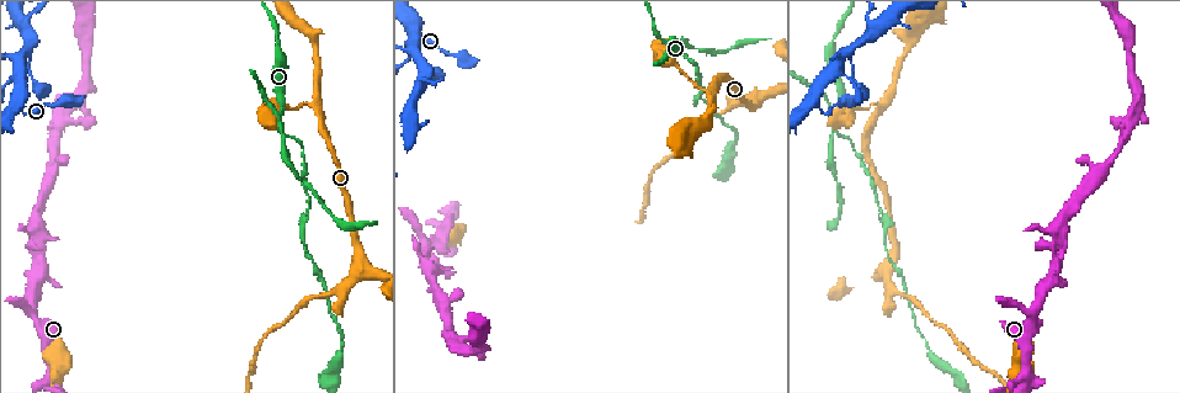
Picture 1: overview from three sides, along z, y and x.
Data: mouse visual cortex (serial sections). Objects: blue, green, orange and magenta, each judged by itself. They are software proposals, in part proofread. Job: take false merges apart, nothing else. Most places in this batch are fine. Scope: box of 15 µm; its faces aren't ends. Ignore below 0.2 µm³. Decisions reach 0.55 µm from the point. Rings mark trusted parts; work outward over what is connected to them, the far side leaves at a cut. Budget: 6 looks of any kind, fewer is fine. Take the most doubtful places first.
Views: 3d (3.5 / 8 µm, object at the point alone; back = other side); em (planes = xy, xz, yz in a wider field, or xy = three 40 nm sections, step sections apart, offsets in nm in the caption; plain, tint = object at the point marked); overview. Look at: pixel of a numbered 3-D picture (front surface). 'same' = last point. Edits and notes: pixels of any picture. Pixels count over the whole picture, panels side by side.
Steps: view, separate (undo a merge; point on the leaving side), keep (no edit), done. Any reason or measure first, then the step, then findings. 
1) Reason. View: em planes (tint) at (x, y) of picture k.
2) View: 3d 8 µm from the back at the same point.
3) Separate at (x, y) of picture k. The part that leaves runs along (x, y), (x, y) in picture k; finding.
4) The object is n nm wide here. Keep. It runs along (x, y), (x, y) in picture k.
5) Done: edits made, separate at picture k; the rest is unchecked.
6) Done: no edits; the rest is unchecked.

Sharp bend. View: 3d 3.5 µm at (713, 93) of picture 1.

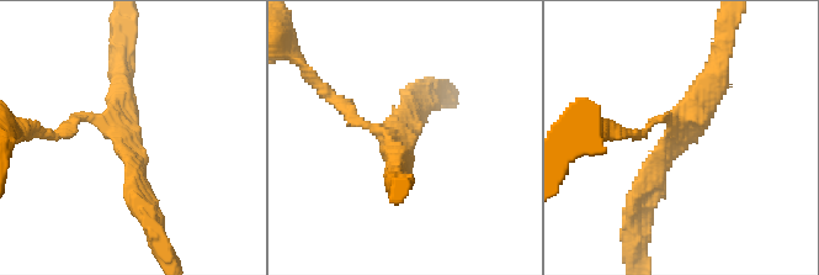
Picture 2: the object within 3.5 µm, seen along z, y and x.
3 arms meet here; the arms are 150, 250, 300 nm wide. View: em xy step 5 (tint) at (127, 136) of picture 2.

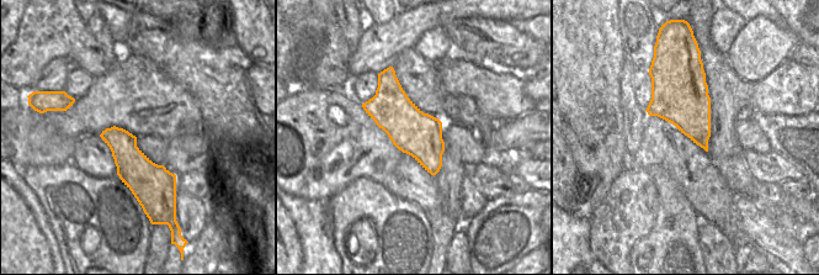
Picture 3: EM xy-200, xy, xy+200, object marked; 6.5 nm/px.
View: em xy step 3 (tint) at the same point.

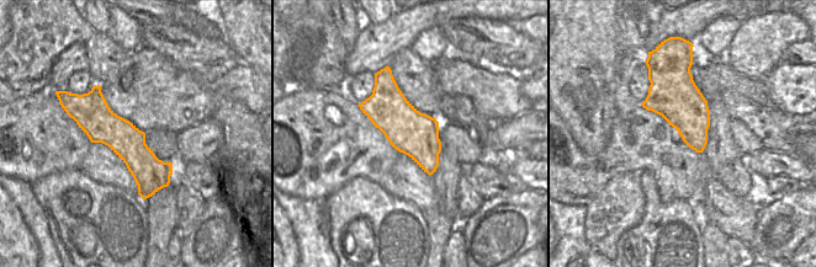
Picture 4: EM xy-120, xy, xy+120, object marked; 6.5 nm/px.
Keep. It runs along (63, 102), (86, 110), (165, 182) in picture 4; all the same cell.

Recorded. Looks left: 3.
Thin neck. View: 3d 8 µm at (1057, 253) of picture 1.

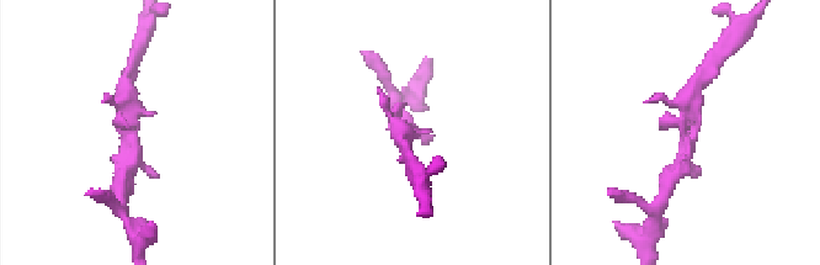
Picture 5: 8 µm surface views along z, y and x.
View: 3d 3.5 µm at (137, 130) of picture 5.

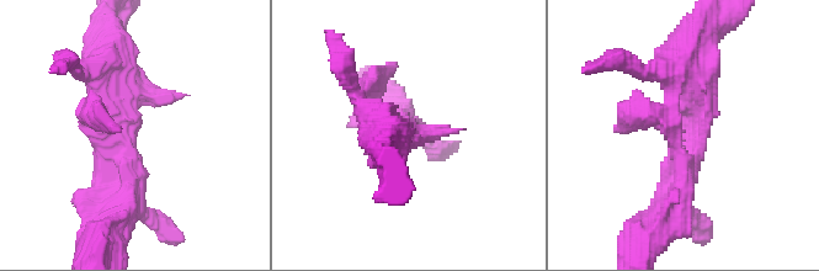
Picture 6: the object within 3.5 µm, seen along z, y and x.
View: em planes (tint) at (131, 135) of picture 6.

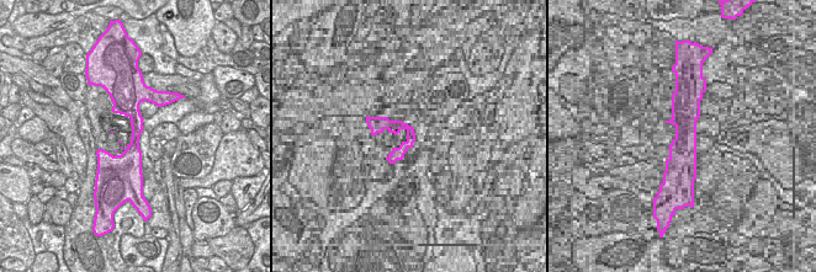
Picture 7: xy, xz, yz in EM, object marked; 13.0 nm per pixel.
Keep. It runs along (130, 97), (136, 117), (137, 176) in picture 7; all the same cell.

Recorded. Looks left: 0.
Done: no edits; the rest is unchecked.

